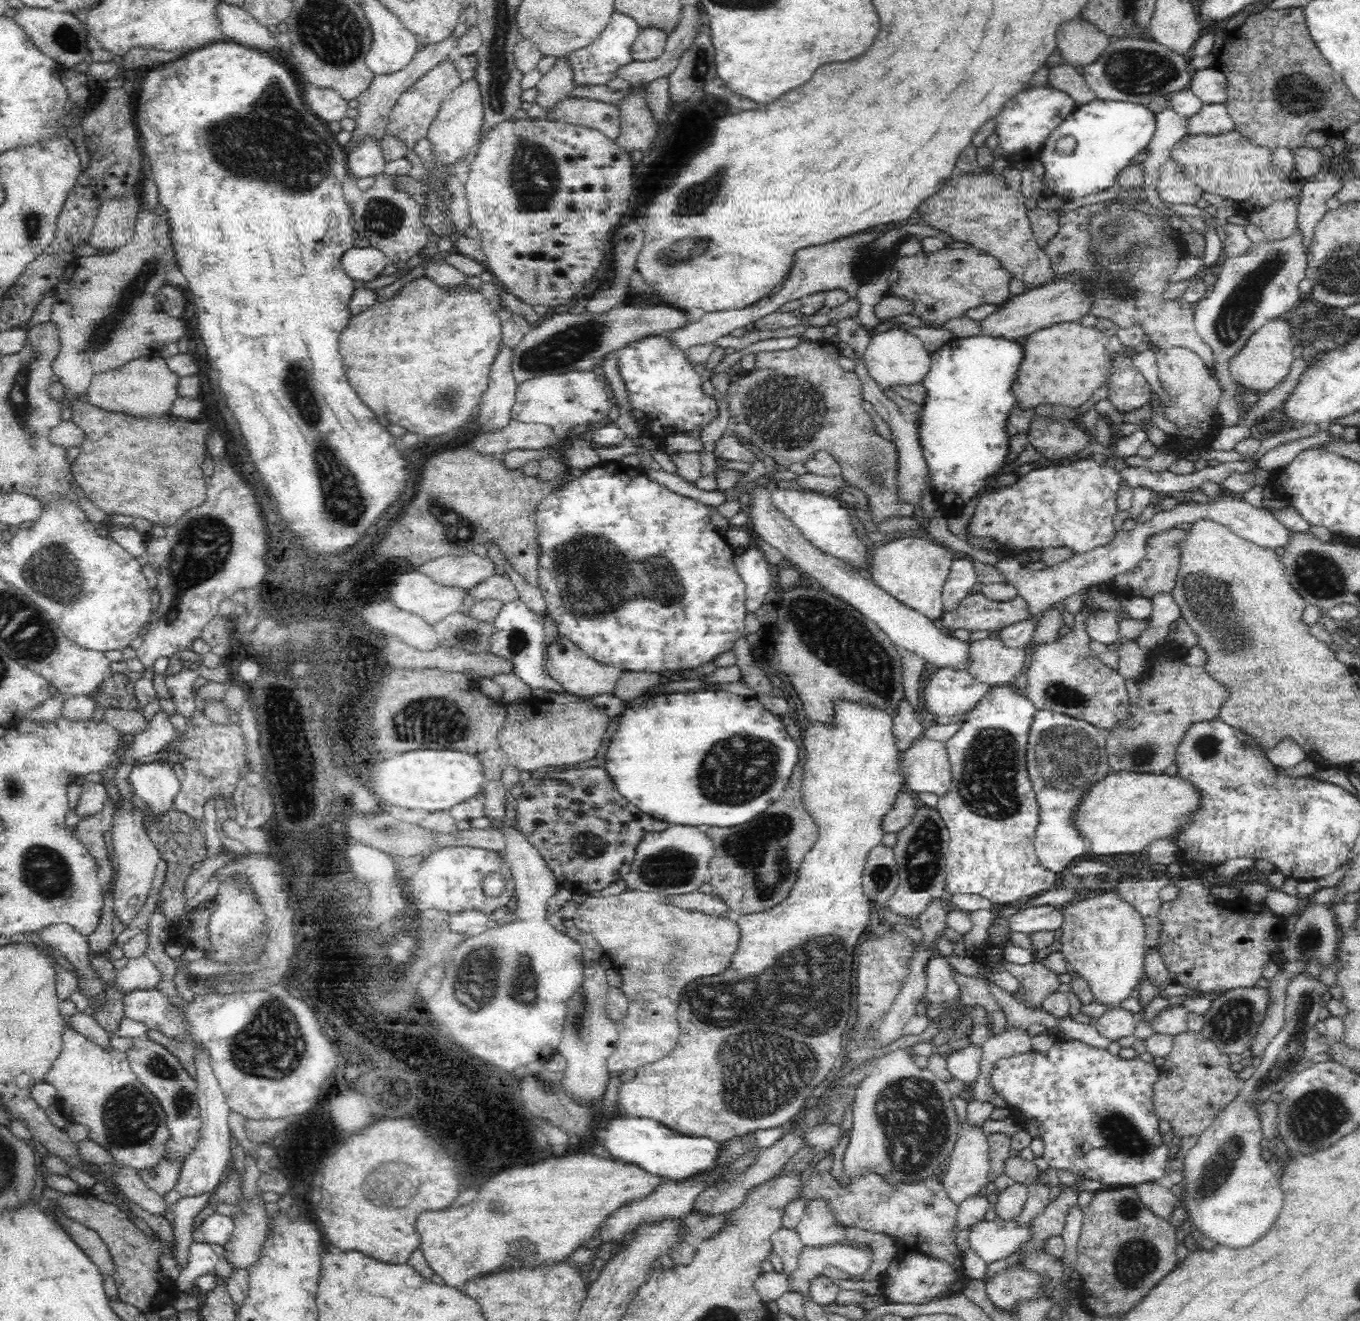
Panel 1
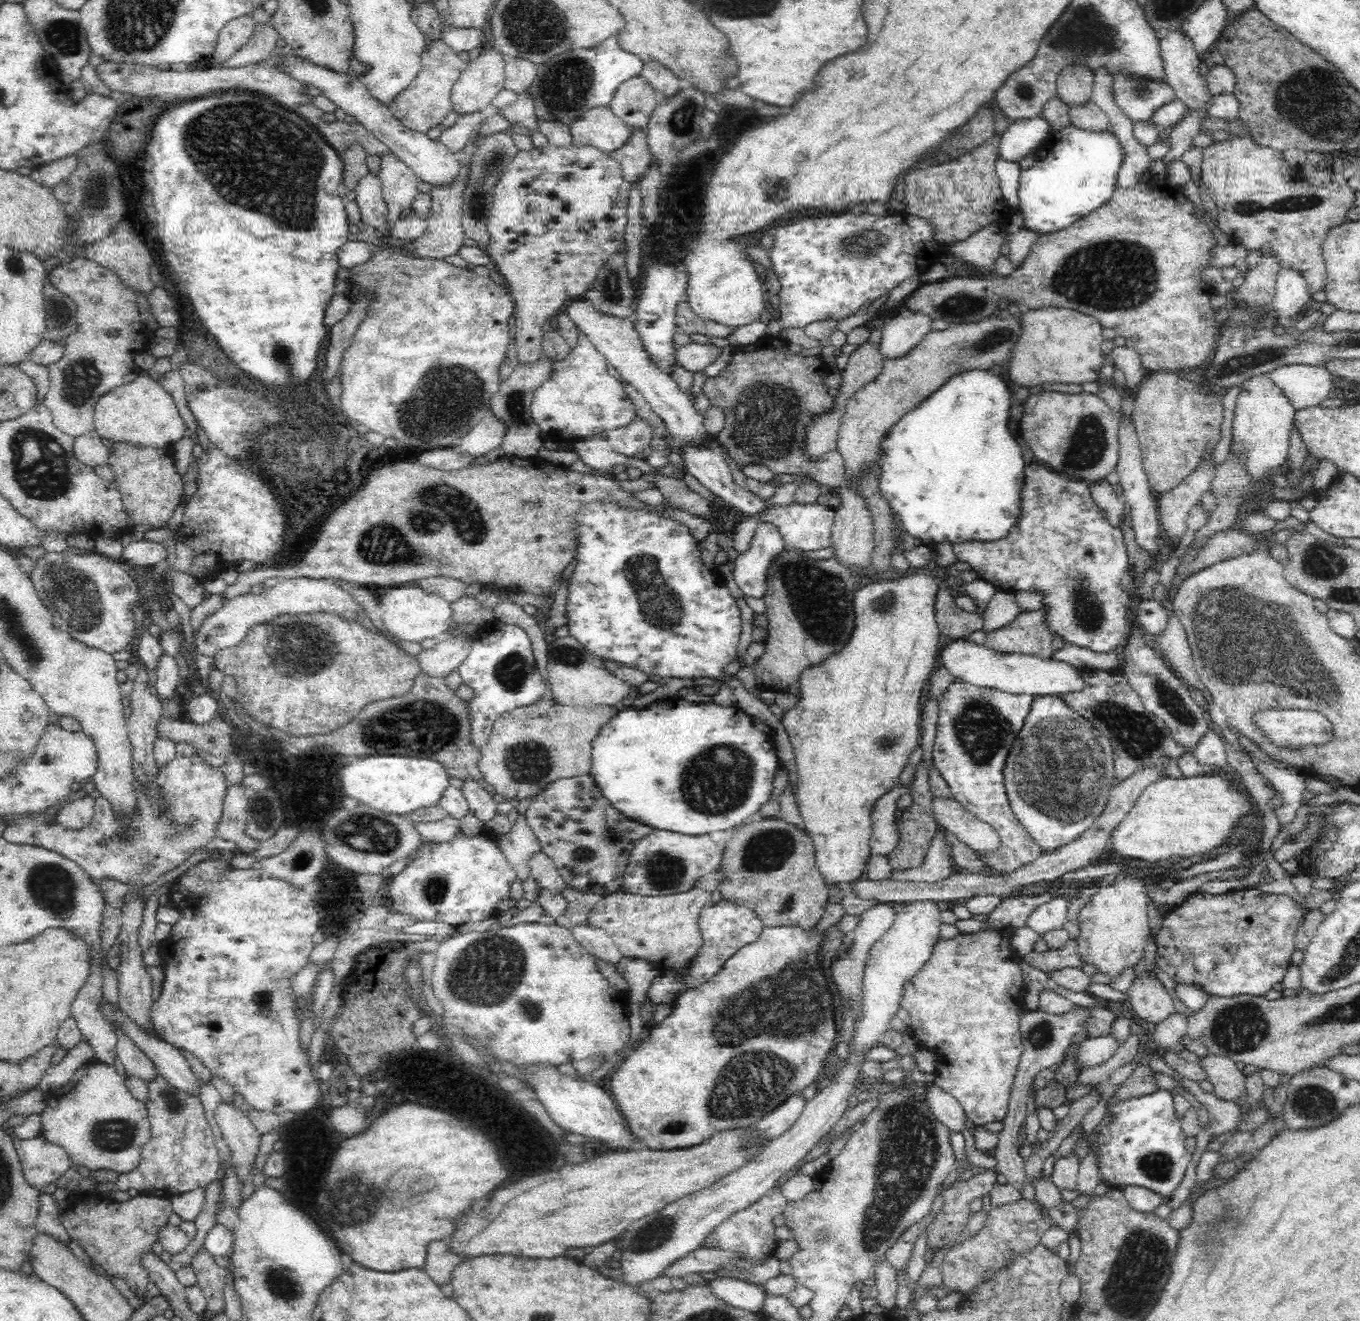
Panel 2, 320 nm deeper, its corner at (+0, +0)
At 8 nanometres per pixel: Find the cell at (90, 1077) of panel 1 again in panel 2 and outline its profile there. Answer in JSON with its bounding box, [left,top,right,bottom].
[41,1062,152,1173]

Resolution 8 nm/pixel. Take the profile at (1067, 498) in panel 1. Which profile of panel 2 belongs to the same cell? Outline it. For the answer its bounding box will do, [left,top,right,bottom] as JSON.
[953,462,1130,652]

